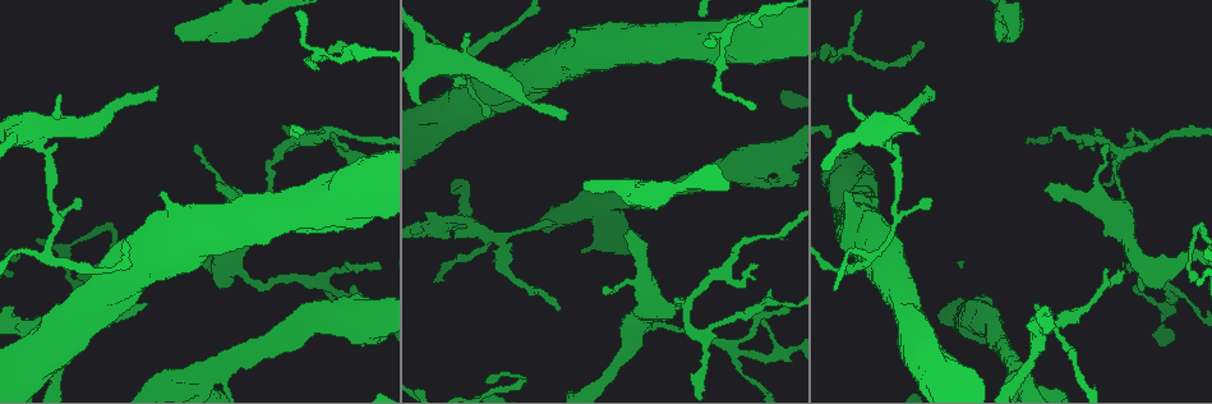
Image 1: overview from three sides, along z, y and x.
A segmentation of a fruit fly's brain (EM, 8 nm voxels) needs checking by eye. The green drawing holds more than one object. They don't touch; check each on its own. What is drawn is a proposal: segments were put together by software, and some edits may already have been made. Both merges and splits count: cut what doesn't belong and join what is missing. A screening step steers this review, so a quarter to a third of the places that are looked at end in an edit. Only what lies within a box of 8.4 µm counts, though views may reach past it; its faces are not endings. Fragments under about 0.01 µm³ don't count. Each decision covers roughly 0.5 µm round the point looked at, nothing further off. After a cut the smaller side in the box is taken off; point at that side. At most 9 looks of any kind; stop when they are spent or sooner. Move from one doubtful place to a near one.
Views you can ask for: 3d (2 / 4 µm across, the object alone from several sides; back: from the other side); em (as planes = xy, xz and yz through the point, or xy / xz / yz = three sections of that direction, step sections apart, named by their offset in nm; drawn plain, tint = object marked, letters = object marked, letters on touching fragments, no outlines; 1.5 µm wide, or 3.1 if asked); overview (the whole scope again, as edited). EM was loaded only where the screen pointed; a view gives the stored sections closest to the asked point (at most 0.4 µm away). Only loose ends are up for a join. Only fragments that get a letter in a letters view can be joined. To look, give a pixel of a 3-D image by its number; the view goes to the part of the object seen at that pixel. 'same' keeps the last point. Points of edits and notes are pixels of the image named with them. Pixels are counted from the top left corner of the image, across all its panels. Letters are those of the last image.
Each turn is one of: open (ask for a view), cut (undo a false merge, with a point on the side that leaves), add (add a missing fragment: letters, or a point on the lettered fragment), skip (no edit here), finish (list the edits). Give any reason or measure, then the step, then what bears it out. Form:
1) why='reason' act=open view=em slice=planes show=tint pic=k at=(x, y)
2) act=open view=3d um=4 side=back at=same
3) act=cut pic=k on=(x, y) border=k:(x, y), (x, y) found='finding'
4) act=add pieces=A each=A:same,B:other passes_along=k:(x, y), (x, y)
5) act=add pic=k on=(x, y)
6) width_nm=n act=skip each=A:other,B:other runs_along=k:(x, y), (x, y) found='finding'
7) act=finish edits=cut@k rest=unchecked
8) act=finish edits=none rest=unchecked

why='free end' act=open view=em slice=planes show=letters pic=1 at=(1102, 183)

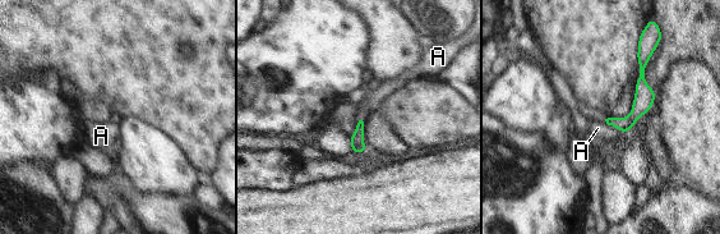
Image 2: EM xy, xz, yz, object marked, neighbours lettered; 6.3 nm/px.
width_nm=80 longest_contact=A:160nm act=skip each=A:other found='none of them fits'

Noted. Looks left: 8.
why='free end' act=open view=3d um=4 side=back pic=1 at=(1045, 189)

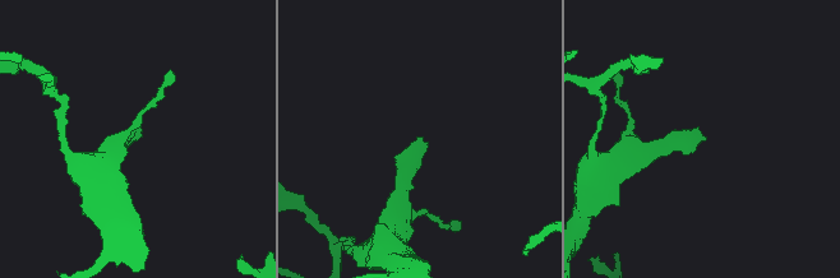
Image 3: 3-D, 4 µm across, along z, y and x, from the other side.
act=open view=em slice=planes show=plain pic=3 at=(703, 137)

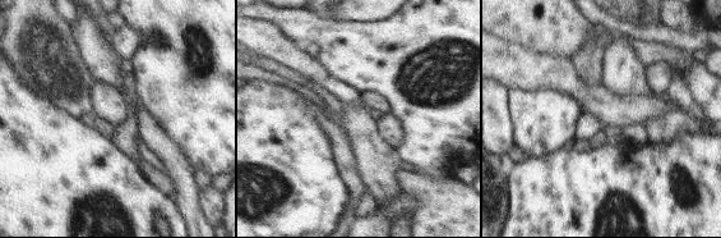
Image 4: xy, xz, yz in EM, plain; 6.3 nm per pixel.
act=open view=em slice=planes show=letters at=same

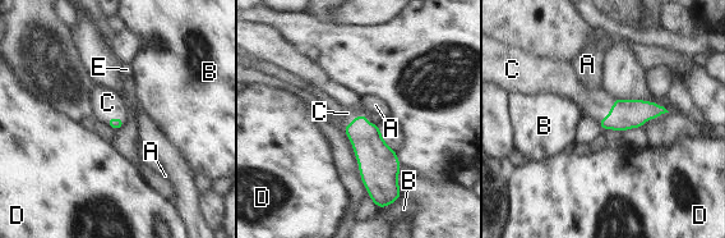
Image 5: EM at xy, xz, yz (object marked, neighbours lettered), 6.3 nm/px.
act=add pieces=C each=A:other,B:other,C:same,D:other,E:other passes_along=5:(372, 152), (359, 115), (349, 114) found='the neuron continues'

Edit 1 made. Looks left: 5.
why='thin end' act=open view=3d um=2 pic=1 at=(924, 43)

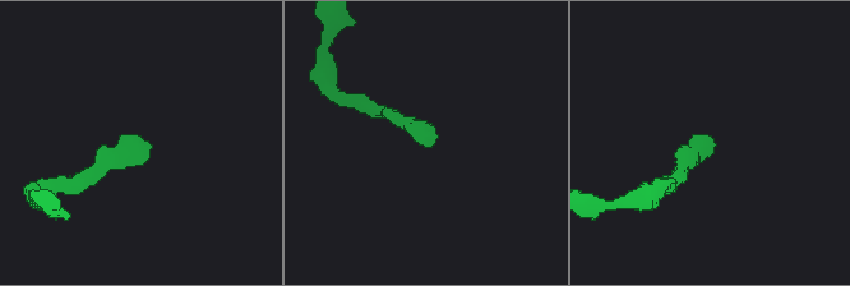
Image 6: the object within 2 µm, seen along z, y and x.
why='now the EM' act=open view=em slice=planes show=letters pic=6 at=(429, 147)

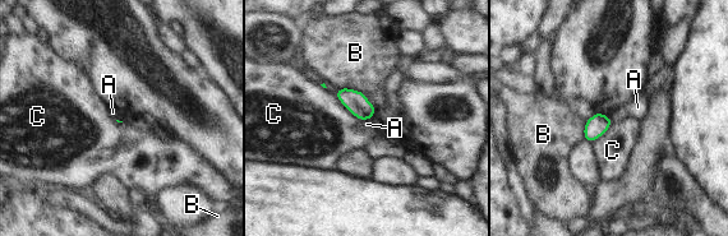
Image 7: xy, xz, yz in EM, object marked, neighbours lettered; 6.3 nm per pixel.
act=skip each=A:other,B:other,C:other border=7:(369, 119), (362, 121) found='none of them fits'

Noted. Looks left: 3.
act=finish edits=add@5 rest=unchecked

